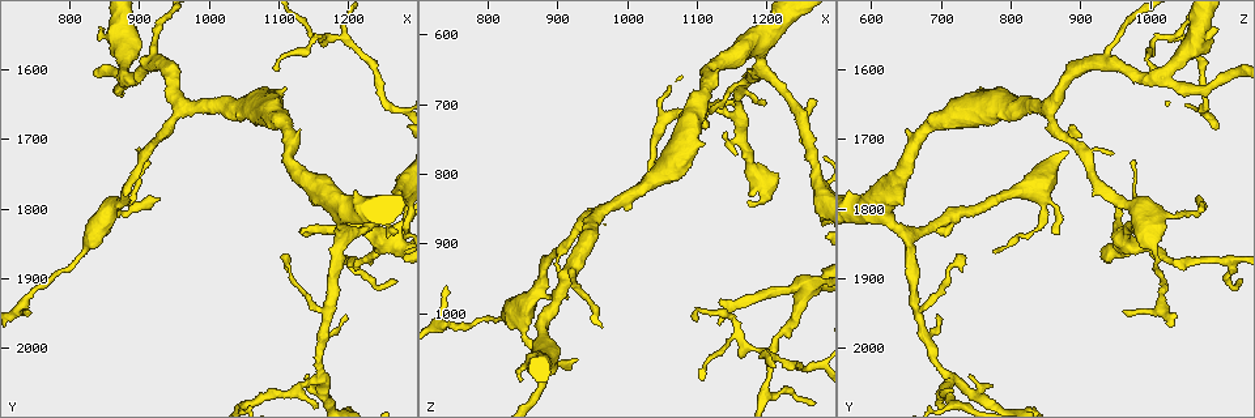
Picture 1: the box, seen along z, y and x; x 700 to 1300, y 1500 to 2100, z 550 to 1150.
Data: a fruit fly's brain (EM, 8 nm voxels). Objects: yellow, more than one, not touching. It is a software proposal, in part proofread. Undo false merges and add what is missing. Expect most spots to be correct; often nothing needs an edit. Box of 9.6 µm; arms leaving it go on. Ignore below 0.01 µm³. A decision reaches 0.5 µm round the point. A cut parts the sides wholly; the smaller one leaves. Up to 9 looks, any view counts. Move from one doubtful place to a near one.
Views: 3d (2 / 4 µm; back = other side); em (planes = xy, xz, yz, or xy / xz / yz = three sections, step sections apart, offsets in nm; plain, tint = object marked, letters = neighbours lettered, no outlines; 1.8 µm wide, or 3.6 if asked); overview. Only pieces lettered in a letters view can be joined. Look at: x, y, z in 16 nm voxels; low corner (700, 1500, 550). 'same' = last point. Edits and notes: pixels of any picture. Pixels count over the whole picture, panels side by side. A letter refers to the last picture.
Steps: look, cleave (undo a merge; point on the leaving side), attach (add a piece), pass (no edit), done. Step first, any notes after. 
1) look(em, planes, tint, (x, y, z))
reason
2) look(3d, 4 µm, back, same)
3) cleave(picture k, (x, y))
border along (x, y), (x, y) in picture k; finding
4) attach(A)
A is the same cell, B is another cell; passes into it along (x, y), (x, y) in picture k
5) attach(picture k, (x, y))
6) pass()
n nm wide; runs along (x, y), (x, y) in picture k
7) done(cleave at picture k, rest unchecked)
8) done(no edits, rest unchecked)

look(3d, 4 µm, back, (1160, 1550, 1040))
sharp bend

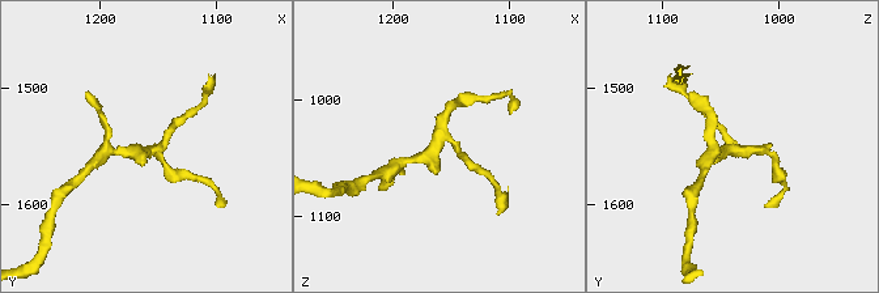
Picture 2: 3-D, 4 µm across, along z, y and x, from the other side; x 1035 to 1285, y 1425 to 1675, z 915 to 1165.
look(em, planes, letters, (1158, 1554, 1034))
3 arms

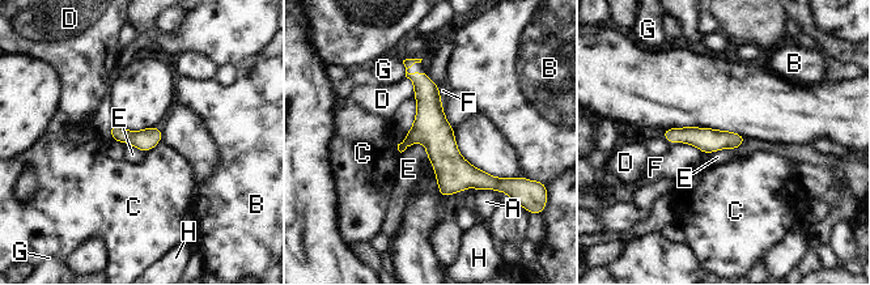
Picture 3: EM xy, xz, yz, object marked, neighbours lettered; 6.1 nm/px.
pass()
130 nm wide; A, B, C, D, E, F, G and H are other cells; runs along (412, 76), (441, 148), (495, 183) in picture 3; one neuron here

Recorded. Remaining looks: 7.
look(em, planes, letters, (1135, 1830, 1015))
an open end

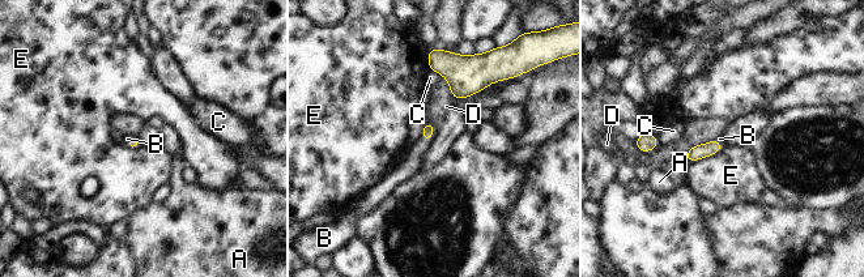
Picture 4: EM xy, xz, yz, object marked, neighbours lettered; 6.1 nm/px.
attach(B)
B is the same cell, A, C, D and E are other cells; passes into it along (428, 132), (425, 140), (411, 162) in picture 4; the neuron continues

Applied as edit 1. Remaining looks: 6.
look(3d, 4 µm, (1255, 1845, 960))
four or more arms meet

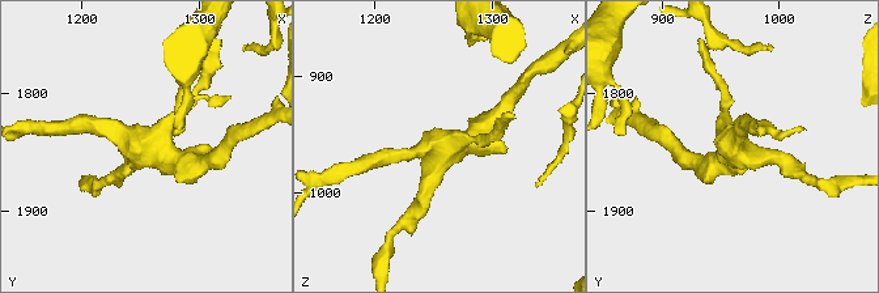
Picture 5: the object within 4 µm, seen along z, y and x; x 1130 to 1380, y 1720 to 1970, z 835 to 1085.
look(em, planes, letters, (1258, 1848, 962))
4 arms

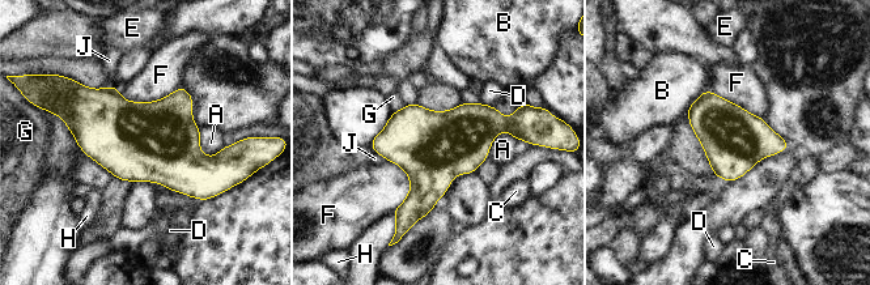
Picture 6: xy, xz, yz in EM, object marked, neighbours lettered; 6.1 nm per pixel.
pass()
A, B, C, D, E, F, G, H and J are other cells; border along (181, 84), (153, 101), (117, 90) in picture 6; one neuron here

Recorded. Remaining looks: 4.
look(em, planes, plain, (1170, 1945, 670))
branch point

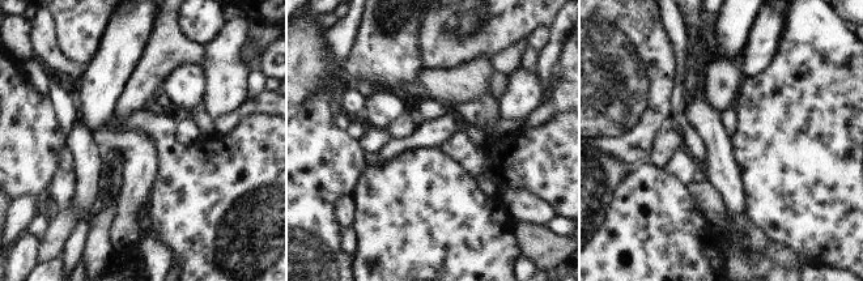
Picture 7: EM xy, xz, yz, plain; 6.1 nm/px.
look(em, planes, letters, same)
see the neighbours

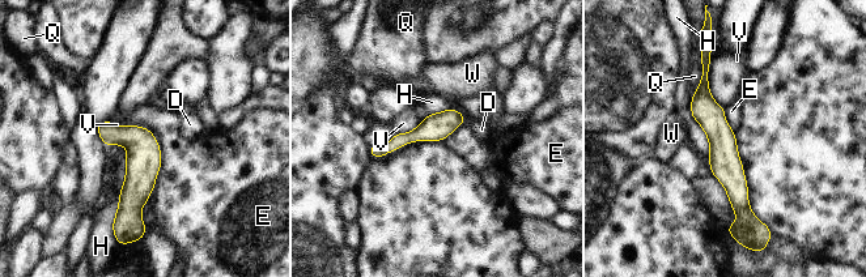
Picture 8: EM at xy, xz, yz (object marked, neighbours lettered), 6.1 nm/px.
pass()
D, E, H, Q, V and W are other cells; runs along (707, 62), (704, 109), (744, 213) in picture 8; continuous, no second neuron

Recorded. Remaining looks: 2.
done(attach at picture 4, rest unchecked)

